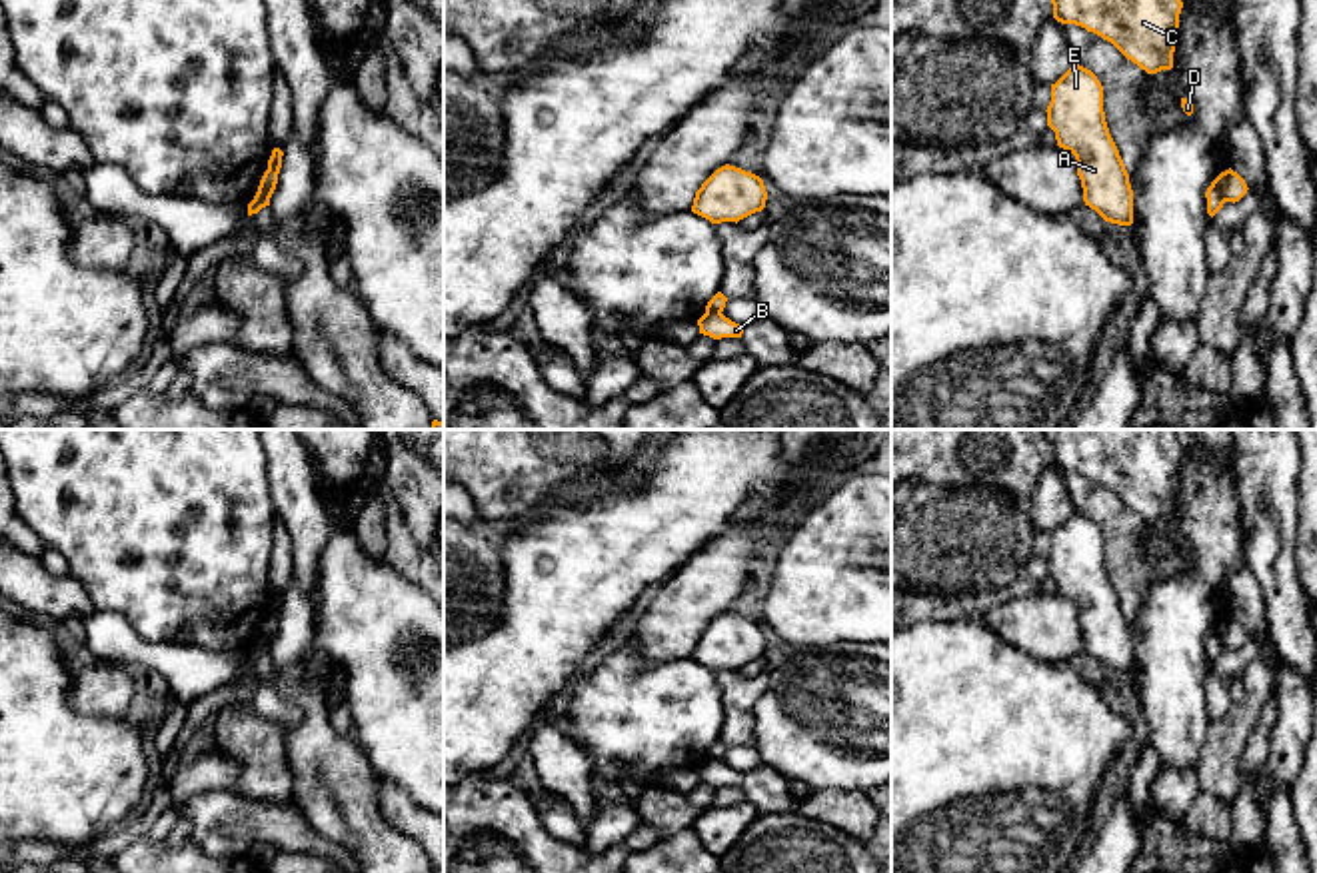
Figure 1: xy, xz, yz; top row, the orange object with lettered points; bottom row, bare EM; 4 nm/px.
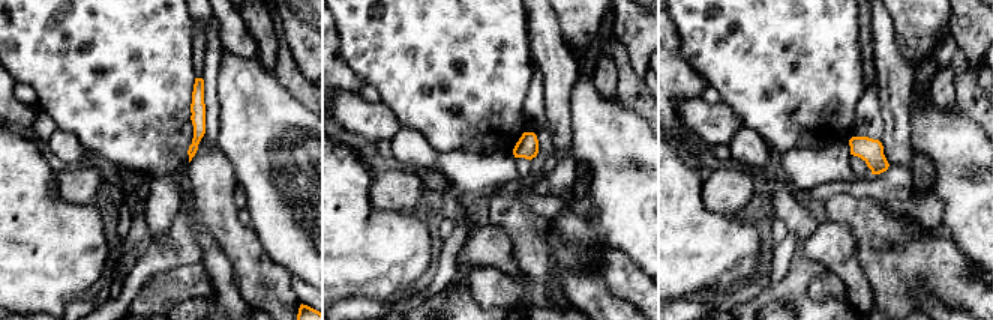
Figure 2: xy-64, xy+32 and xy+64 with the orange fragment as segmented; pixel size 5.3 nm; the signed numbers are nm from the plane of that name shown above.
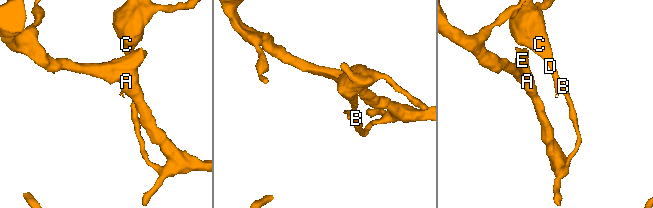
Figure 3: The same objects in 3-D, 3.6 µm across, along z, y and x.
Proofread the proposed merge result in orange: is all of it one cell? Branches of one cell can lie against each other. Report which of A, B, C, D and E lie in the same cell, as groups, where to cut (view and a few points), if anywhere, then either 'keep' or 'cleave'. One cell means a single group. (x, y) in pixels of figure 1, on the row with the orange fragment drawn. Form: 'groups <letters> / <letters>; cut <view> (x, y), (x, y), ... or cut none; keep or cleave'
groups A B E / C D; cut yz (1216, 178), (1224, 202); cleave

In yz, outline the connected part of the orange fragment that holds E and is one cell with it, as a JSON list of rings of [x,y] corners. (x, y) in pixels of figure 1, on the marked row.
[[[1073,64],[1051,84],[1045,112],[1057,146],[1075,156],[1085,206],[1105,222],[1131,226],[1133,190],[1105,122],[1103,86],[1097,76]]]

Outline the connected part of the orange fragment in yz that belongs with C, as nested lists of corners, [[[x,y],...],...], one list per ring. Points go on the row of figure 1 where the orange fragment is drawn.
[[[1051,0],[1053,18],[1111,42],[1147,74],[1173,68],[1181,0]]]

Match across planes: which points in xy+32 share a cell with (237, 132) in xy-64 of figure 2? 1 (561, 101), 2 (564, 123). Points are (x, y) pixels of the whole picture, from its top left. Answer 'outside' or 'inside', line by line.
1: outside
2: outside

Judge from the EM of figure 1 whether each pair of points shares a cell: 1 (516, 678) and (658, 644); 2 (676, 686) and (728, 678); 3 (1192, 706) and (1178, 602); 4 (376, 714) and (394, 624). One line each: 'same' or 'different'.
1: different
2: different
3: same
4: same

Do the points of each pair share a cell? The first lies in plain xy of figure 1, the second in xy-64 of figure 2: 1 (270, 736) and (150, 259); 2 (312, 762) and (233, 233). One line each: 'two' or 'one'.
1: one
2: one

